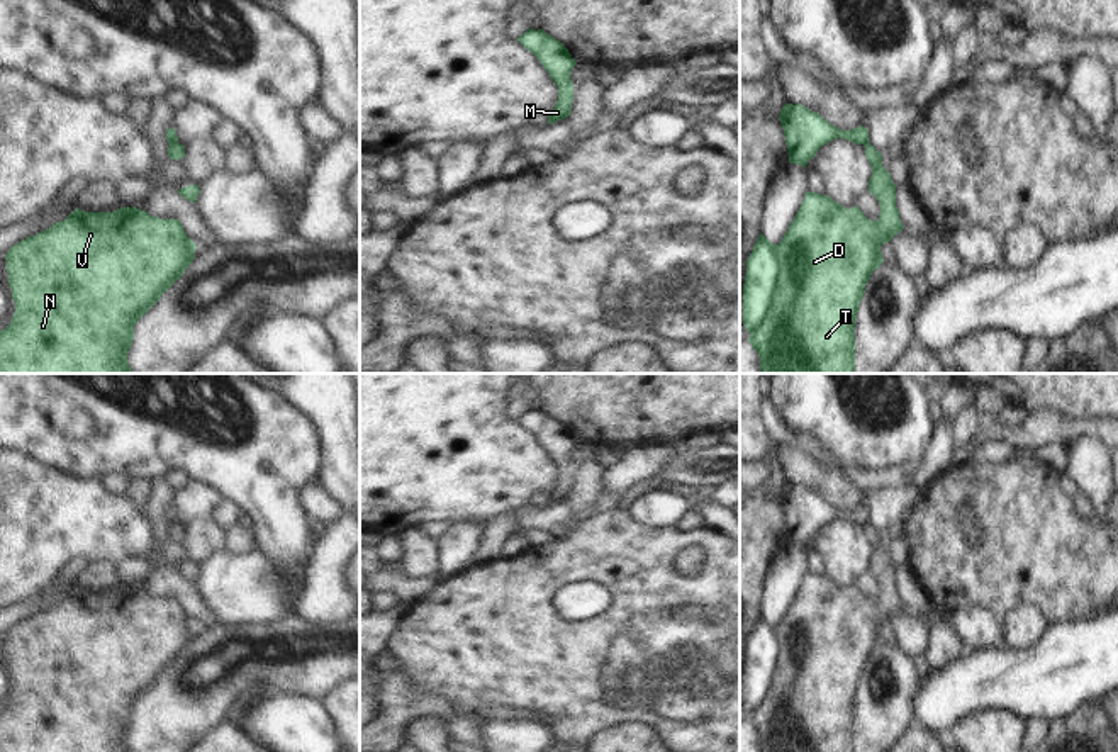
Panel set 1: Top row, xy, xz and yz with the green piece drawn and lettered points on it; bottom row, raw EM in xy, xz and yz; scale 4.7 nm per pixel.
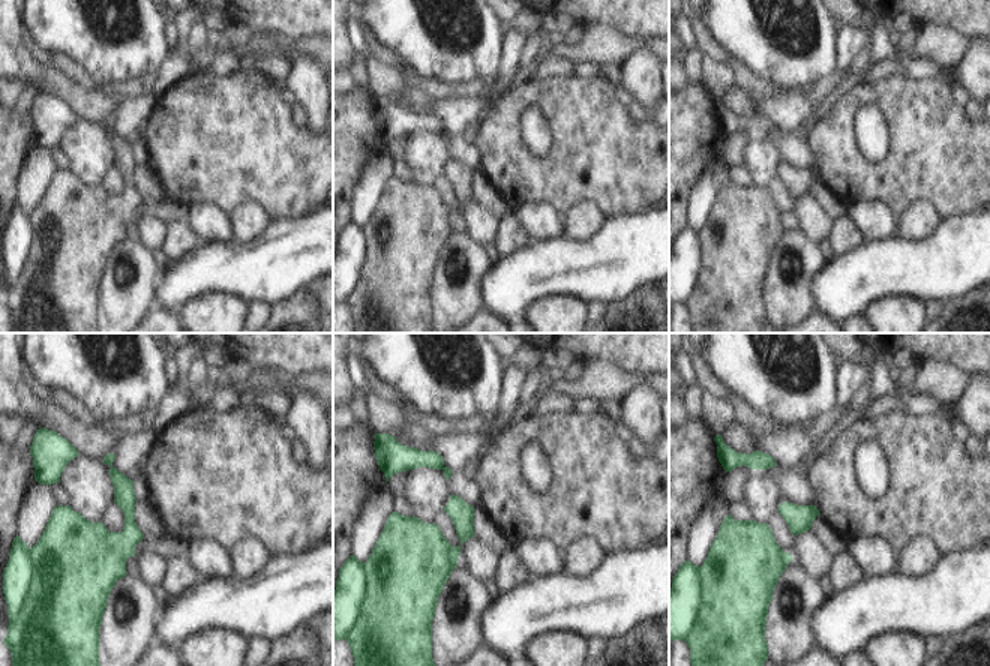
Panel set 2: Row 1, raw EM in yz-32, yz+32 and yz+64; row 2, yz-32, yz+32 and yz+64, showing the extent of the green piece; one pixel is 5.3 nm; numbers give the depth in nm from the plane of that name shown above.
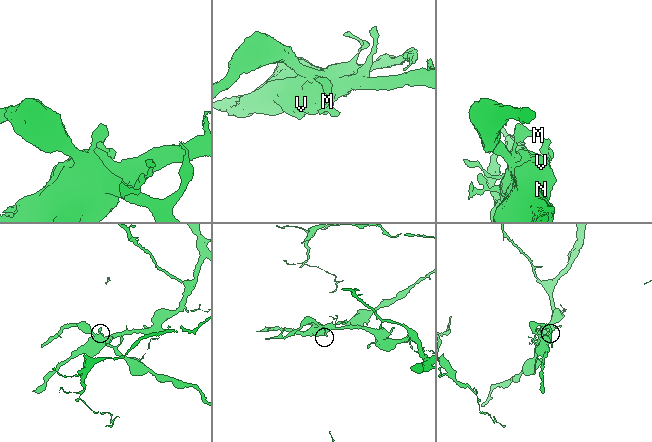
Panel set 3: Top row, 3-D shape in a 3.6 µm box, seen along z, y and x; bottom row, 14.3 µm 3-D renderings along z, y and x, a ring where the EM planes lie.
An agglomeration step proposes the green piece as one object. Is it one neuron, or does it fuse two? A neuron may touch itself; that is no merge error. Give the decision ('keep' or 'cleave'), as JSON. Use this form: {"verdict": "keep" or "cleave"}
{"verdict": "cleave"}

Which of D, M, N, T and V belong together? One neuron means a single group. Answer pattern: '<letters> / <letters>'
D N T V / M

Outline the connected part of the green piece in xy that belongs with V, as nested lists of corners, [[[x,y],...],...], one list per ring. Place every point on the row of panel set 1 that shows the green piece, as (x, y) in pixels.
[[[120,207],[114,212],[85,212],[75,209],[64,221],[14,244],[7,255],[8,285],[15,302],[12,323],[0,331],[0,373],[132,373],[127,353],[134,340],[136,323],[161,299],[195,258],[197,244],[187,236],[178,219],[149,216],[137,207]]]

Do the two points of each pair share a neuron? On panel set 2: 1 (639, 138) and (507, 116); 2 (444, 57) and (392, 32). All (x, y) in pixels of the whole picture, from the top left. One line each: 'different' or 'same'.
1: same
2: same

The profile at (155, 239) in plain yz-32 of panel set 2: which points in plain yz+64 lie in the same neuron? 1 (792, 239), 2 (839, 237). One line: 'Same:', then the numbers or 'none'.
Same: none

